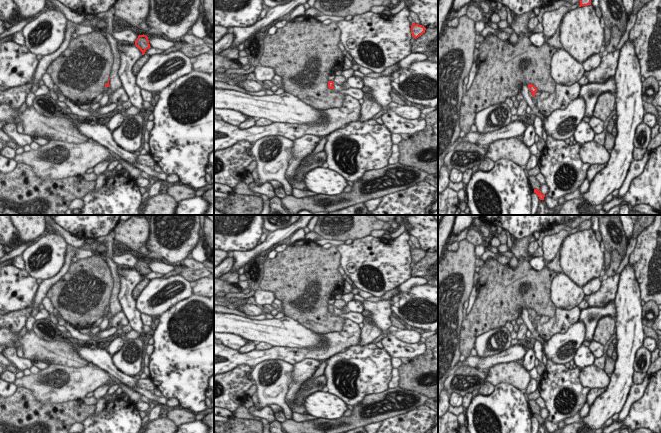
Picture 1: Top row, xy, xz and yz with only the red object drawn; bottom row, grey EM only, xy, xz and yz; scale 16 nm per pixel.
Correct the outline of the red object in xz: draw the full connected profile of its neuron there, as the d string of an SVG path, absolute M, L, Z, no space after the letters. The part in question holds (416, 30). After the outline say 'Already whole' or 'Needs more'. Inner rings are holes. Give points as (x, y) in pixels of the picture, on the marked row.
M412 23L411 25L411 34L416 39L423 33L425 33L426 28L422 25Z. Already whole

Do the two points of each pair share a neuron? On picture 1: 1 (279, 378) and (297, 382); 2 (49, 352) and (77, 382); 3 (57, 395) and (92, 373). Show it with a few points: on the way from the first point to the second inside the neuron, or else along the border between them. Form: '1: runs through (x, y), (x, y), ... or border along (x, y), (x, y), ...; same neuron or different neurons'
1: border along (293, 365), (291, 382), (285, 396), (286, 404); different neurons
2: border along (49, 364), (85, 365); different neurons
3: runs through (66, 386), (83, 380); same neuron

